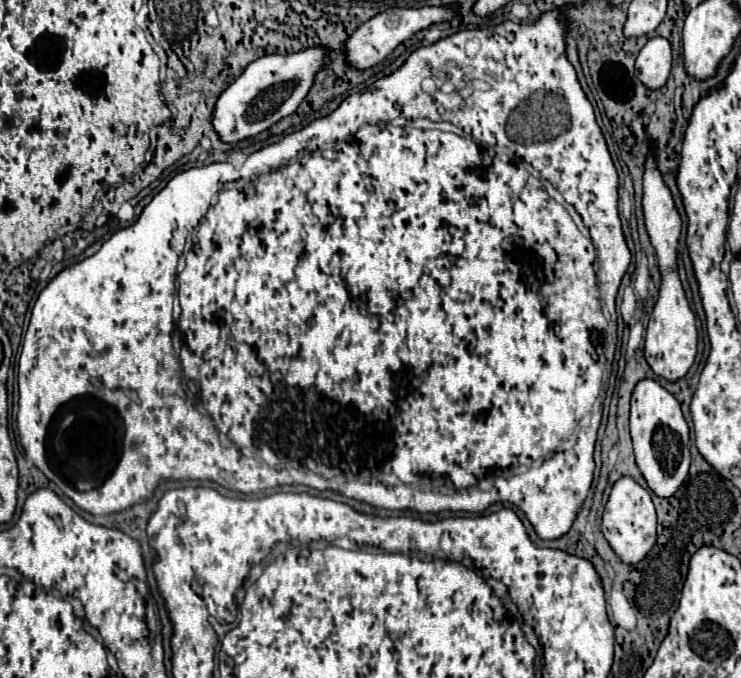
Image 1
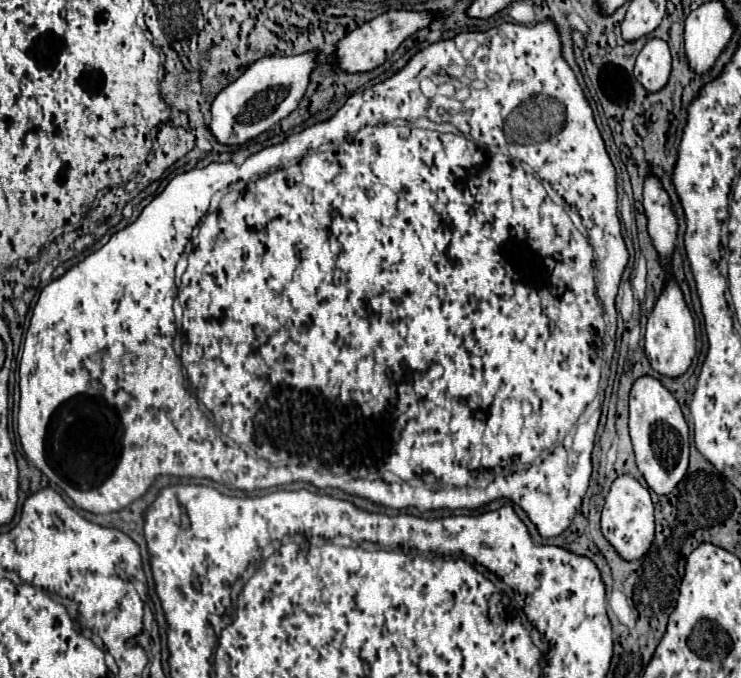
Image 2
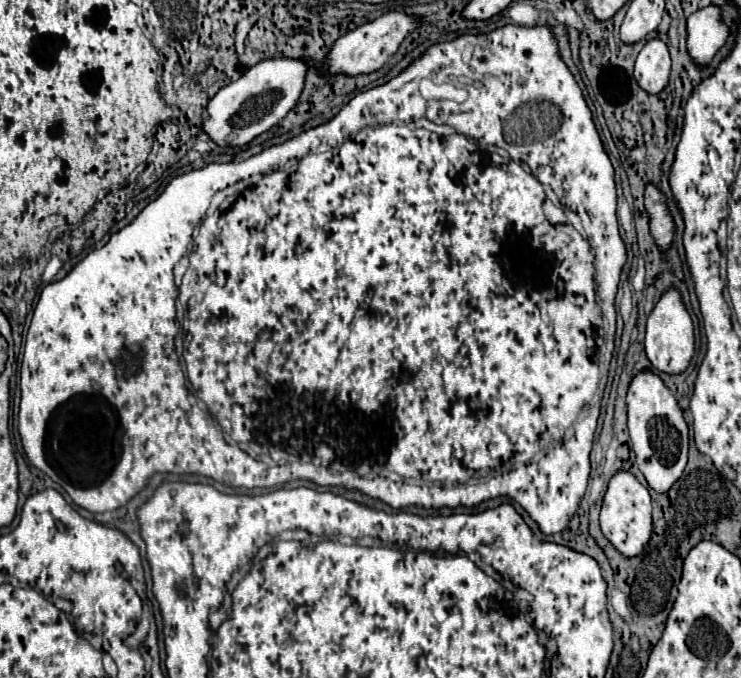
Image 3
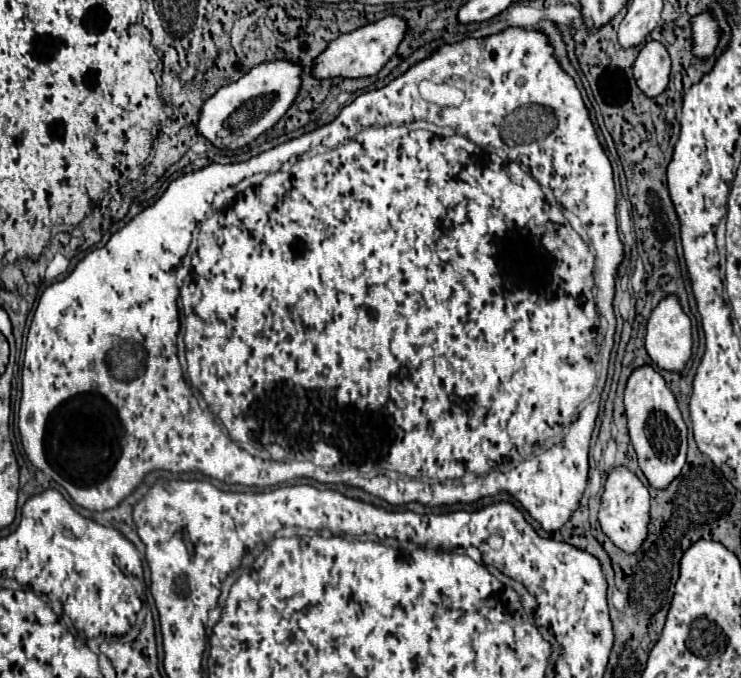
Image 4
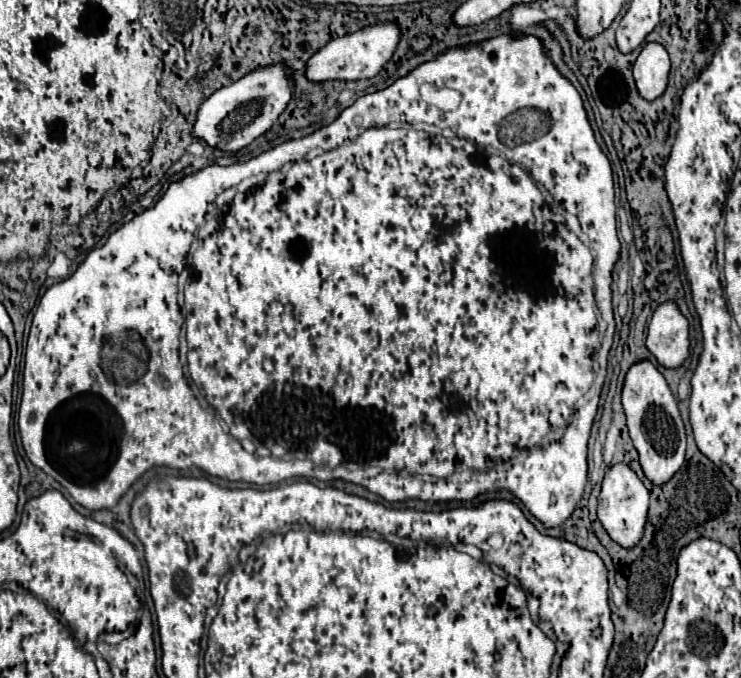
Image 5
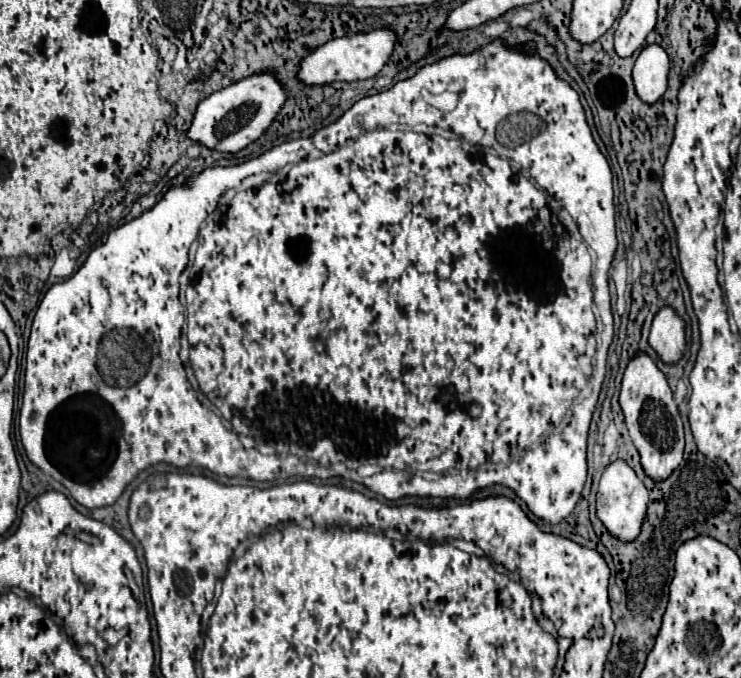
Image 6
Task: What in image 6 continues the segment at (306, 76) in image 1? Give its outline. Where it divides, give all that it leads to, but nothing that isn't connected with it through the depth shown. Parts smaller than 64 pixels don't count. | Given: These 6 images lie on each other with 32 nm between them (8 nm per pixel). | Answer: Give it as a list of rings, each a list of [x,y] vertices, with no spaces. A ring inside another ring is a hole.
[[[254,74],[242,78],[240,82],[214,92],[198,104],[194,120],[186,130],[186,136],[192,142],[206,146],[208,150],[236,154],[262,136],[262,132],[272,124],[272,120],[280,112],[284,100],[286,92],[280,88],[272,74]]]

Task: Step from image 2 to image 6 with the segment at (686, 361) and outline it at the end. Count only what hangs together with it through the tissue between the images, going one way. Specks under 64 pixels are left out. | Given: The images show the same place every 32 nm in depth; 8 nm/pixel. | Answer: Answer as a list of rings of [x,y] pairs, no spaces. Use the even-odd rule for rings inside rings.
[[[662,308],[656,314],[648,342],[658,352],[658,356],[668,364],[674,364],[682,358],[684,322],[676,316],[676,312],[672,308]]]

